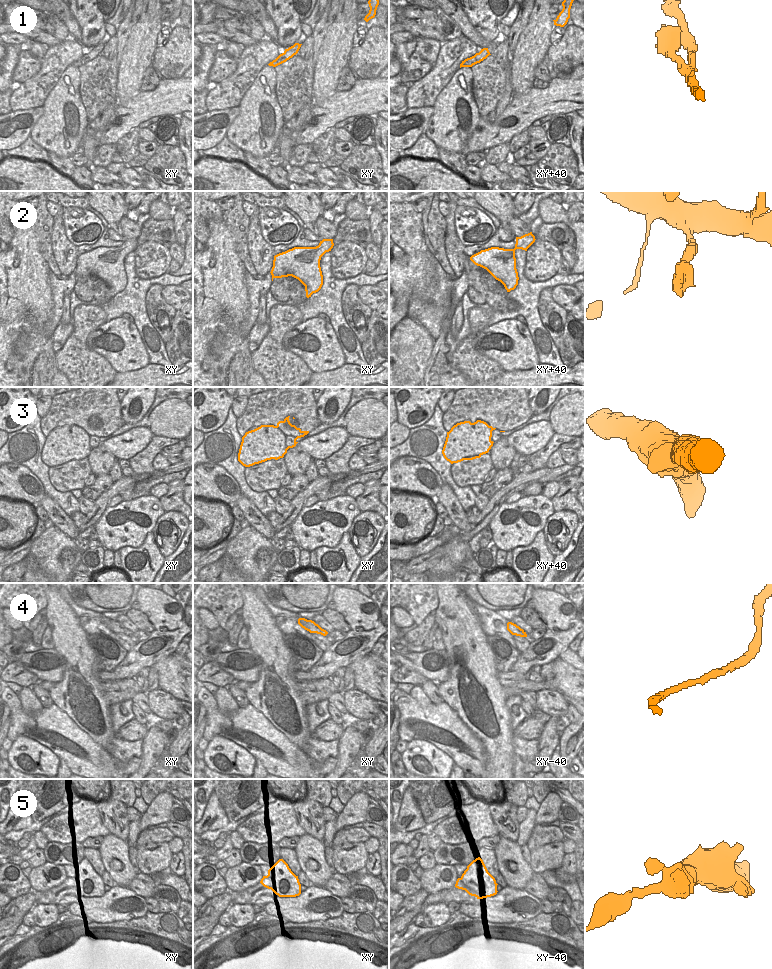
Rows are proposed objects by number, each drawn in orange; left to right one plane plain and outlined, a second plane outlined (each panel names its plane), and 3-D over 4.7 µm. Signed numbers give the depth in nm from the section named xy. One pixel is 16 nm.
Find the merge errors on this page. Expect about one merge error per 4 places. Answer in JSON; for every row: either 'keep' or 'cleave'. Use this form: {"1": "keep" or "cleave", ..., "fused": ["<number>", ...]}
{"1": "cleave", "2": "keep", "3": "keep", "4": "keep", "5": "keep", "fused": ["1"]}

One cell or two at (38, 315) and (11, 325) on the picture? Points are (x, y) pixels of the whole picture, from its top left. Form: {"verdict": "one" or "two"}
{"verdict": "one"}

